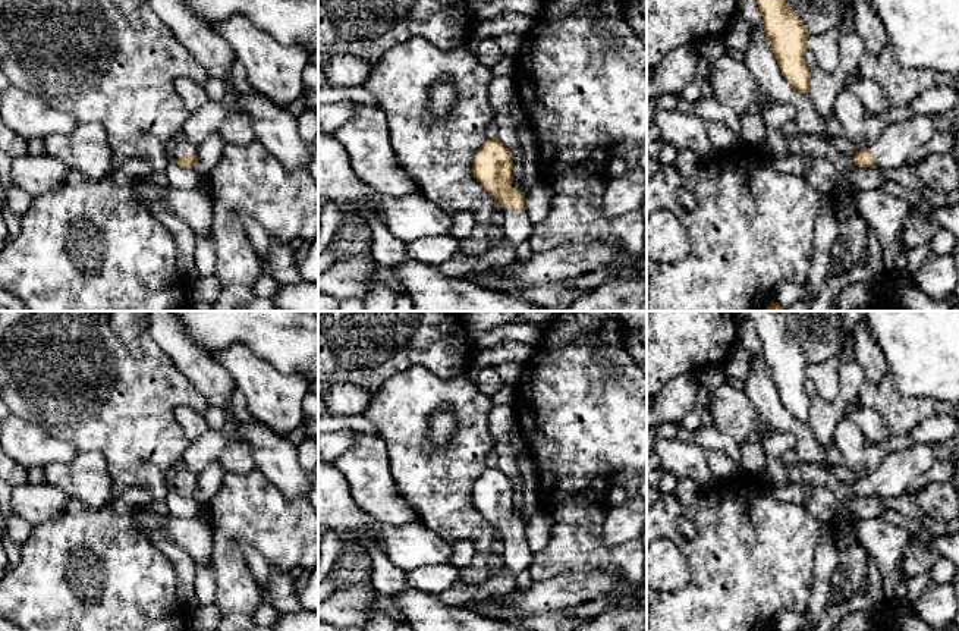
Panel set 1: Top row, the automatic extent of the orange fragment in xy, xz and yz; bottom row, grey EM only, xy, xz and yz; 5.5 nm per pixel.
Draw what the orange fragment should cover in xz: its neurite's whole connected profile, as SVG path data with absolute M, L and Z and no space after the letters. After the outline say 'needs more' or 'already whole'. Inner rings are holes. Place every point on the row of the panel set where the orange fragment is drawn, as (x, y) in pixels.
M497 138L485 139L472 157L472 175L499 201L499 222L513 248L526 242L534 230L525 211L525 192L512 186L513 154Z | needs more

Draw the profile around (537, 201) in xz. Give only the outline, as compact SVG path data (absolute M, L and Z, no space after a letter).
M538 185L525 195L525 211L532 225L543 222L550 213L551 192Z

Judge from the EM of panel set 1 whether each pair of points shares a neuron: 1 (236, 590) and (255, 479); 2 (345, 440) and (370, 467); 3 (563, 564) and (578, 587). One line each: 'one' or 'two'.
1: one
2: two
3: two

